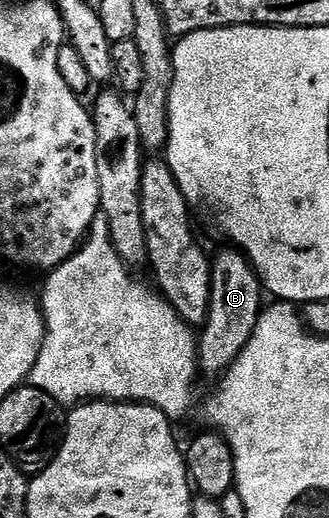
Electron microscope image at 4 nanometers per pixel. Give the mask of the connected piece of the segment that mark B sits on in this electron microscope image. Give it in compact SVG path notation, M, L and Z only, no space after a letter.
M225 248L218 255L213 255L210 264L210 311L206 317L206 325L201 327L198 344L198 364L203 375L221 376L234 363L236 356L248 344L252 332L258 323L258 316L264 309L264 287L258 279L258 273L250 264L250 259L237 248Z

